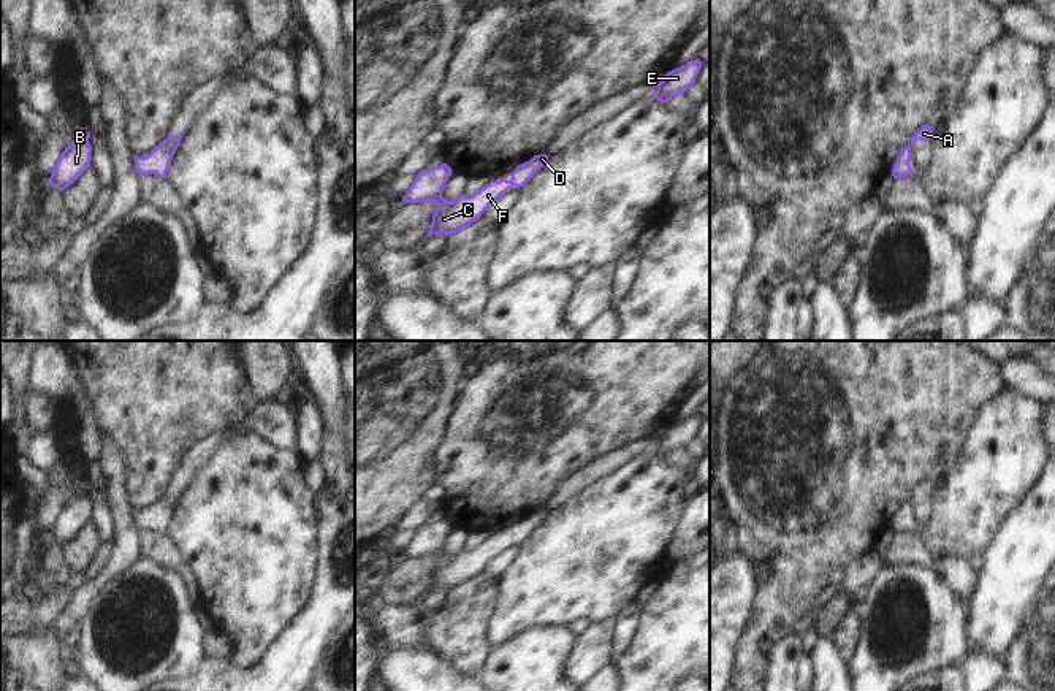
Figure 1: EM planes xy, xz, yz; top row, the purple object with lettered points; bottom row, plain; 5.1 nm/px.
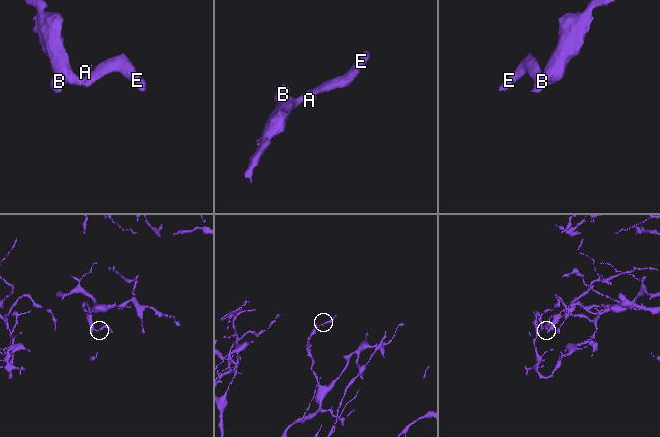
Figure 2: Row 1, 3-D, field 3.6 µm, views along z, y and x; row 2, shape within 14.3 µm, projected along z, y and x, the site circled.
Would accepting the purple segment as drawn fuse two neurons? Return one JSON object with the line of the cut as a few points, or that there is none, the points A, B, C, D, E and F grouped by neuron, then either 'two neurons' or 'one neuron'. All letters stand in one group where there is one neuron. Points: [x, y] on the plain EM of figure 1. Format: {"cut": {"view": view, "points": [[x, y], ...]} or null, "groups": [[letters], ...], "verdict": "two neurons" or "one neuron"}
{"cut": null, "groups": [["A", "B", "C", "D", "E", "F"]], "verdict": "one neuron"}

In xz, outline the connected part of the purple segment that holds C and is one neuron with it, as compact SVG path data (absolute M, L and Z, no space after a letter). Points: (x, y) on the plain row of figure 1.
M547 509L534 510L529 517L516 521L512 528L512 534L493 536L482 542L470 552L461 550L451 556L442 552L442 544L451 531L451 523L447 518L439 521L421 525L402 556L406 558L425 558L434 556L436 564L432 577L428 586L428 593L432 590L448 590L467 583L472 577L478 575L482 569L508 544L523 542L547 517Z

